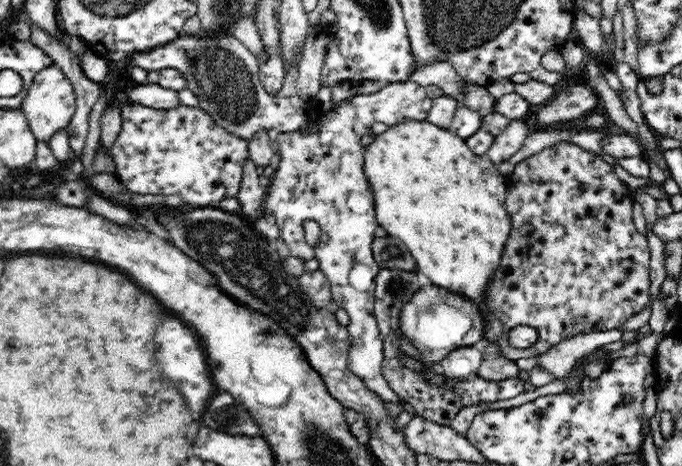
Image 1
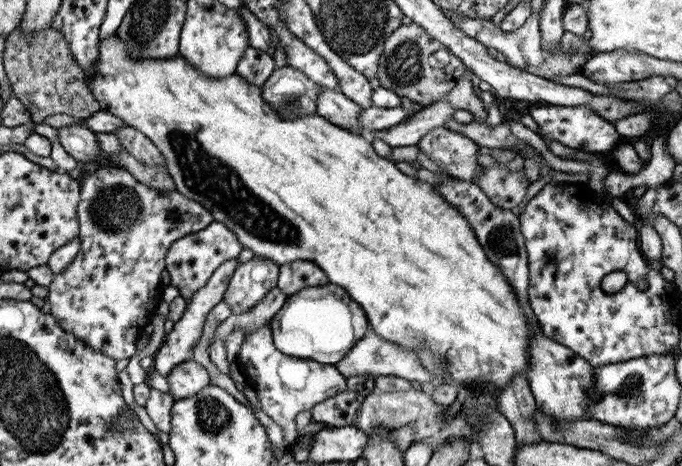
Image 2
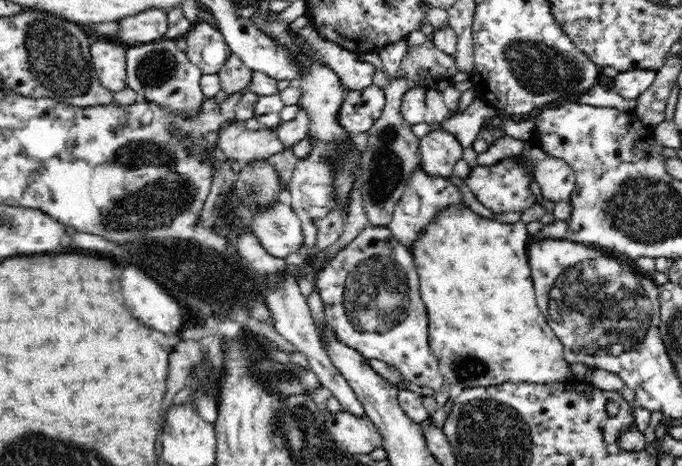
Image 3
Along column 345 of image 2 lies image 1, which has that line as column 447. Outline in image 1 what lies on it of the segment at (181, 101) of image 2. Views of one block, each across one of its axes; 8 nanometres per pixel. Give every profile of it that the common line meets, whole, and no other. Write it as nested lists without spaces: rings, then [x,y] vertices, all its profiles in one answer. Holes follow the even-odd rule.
[[[426,120],[390,127],[374,137],[363,155],[364,174],[373,192],[379,225],[408,247],[416,259],[418,272],[426,274],[432,284],[471,298],[484,317],[482,341],[497,343],[504,329],[501,320],[486,310],[483,298],[494,271],[500,265],[511,231],[511,218],[505,208],[506,176],[499,171],[499,165],[485,156],[474,154],[465,139]]]

